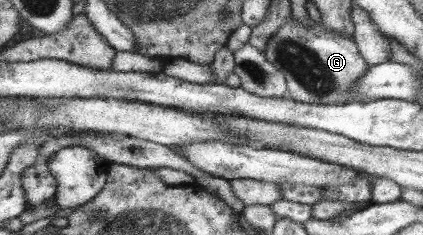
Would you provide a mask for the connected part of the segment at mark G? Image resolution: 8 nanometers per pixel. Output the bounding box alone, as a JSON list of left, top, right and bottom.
[265,17,370,105]

